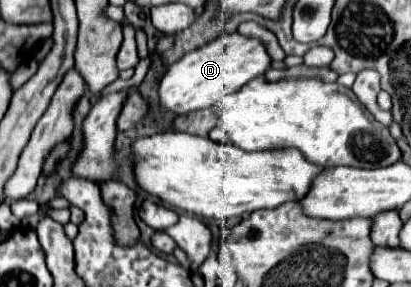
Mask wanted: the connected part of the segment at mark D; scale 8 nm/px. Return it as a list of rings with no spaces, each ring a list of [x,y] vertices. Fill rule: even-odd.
[[[223,32],[219,38],[211,40],[211,44],[187,52],[187,56],[169,66],[159,86],[159,102],[165,110],[177,114],[209,108],[217,104],[219,98],[237,92],[249,80],[265,74],[269,66],[271,56],[259,38],[241,36],[239,32]]]

